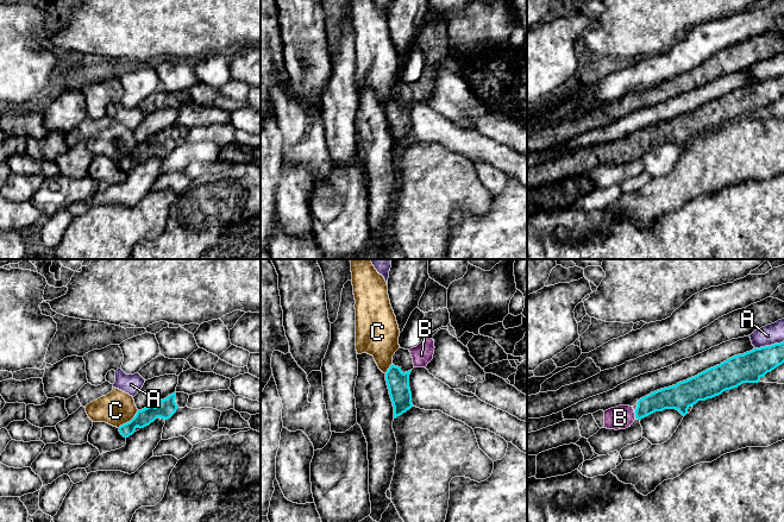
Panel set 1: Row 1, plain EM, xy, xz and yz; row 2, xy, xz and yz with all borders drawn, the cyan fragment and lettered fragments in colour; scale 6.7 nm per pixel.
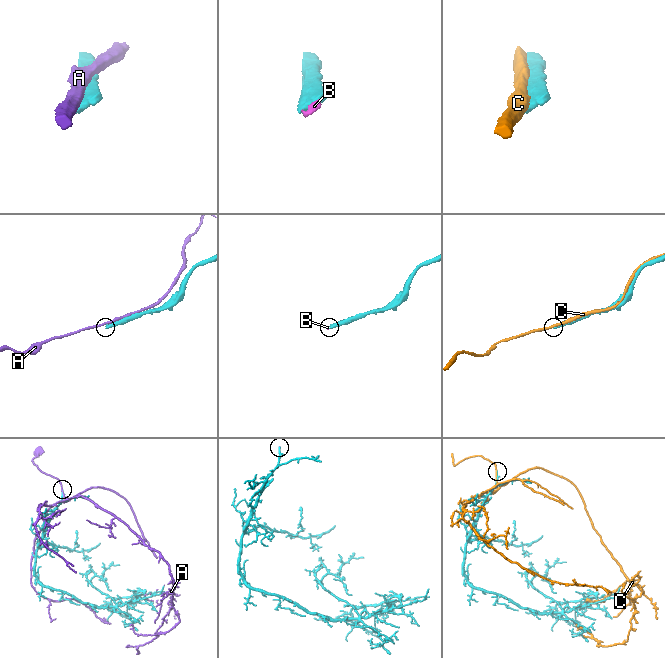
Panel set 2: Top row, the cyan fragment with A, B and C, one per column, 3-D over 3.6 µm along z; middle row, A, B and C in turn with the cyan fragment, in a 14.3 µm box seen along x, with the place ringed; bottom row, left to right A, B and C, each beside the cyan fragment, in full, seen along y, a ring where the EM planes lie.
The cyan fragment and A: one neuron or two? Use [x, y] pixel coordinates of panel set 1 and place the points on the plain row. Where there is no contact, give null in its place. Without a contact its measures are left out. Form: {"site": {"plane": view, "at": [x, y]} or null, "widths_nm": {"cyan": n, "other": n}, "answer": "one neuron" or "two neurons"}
{"site": {"plane": "yz", "at": [769, 80]}, "widths_nm": {"cyan": 200, "other": 140}, "answer": "two neurons"}

